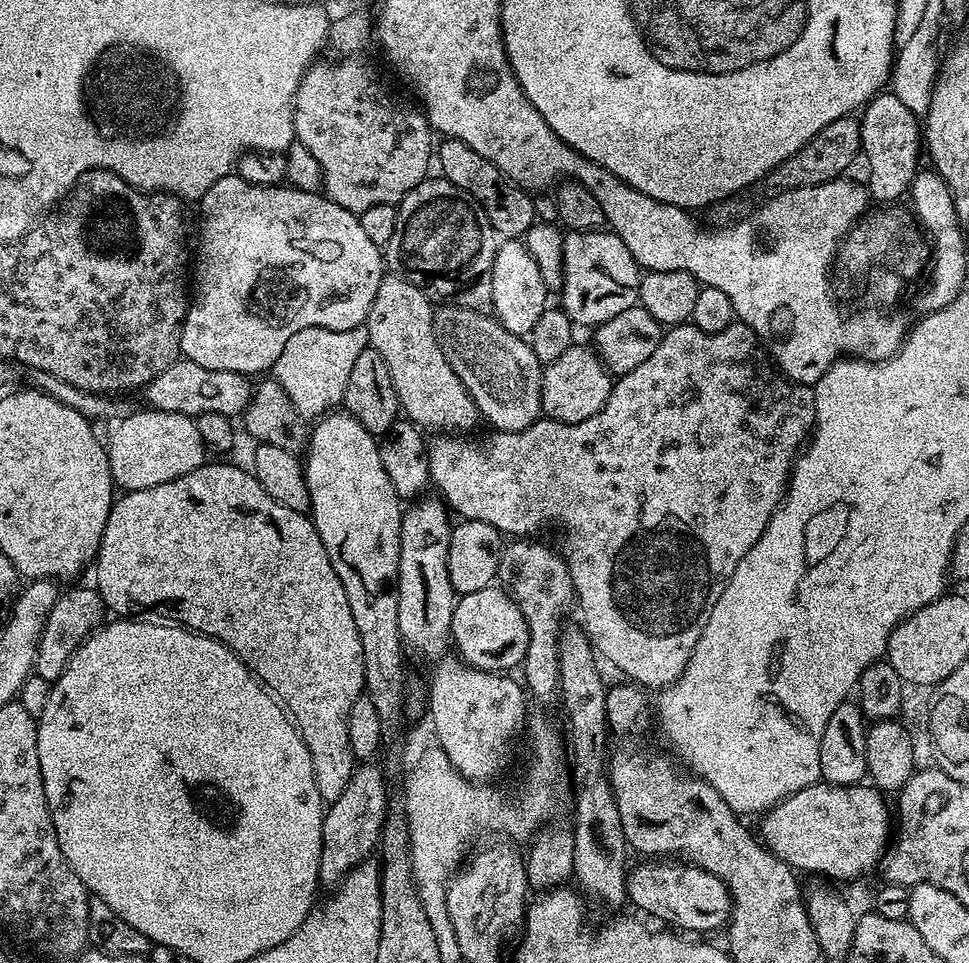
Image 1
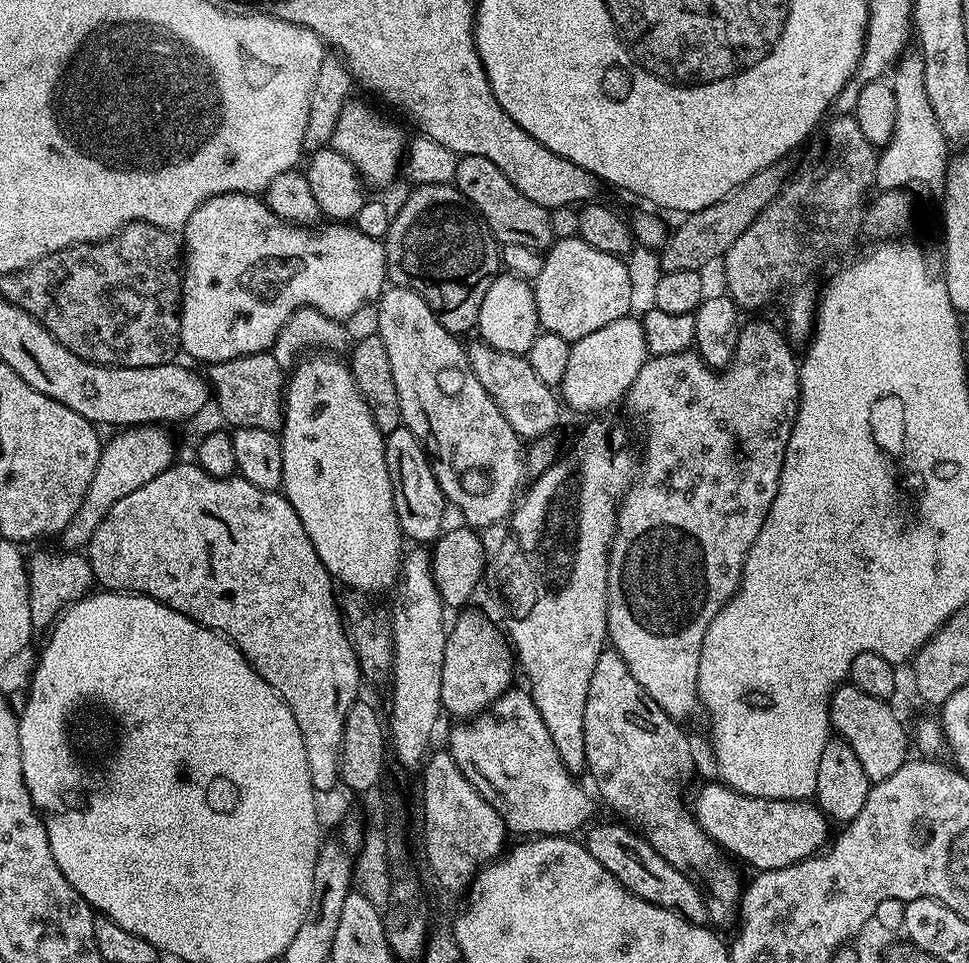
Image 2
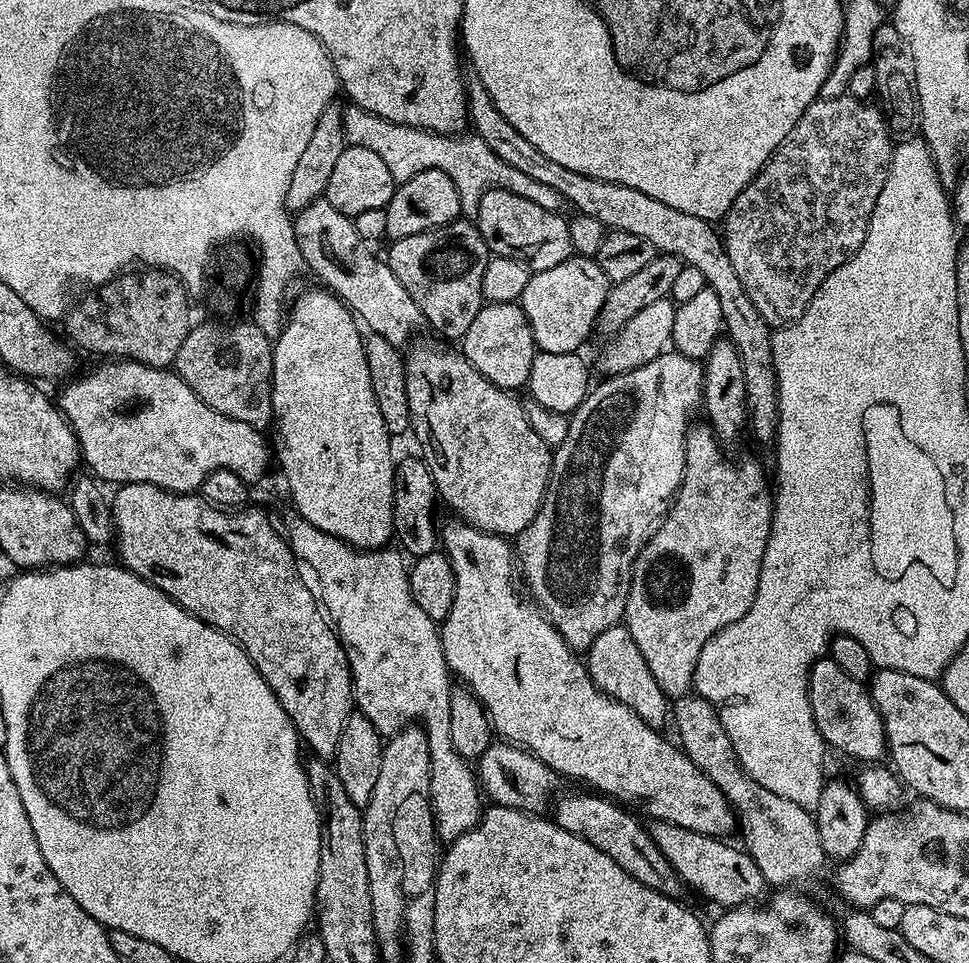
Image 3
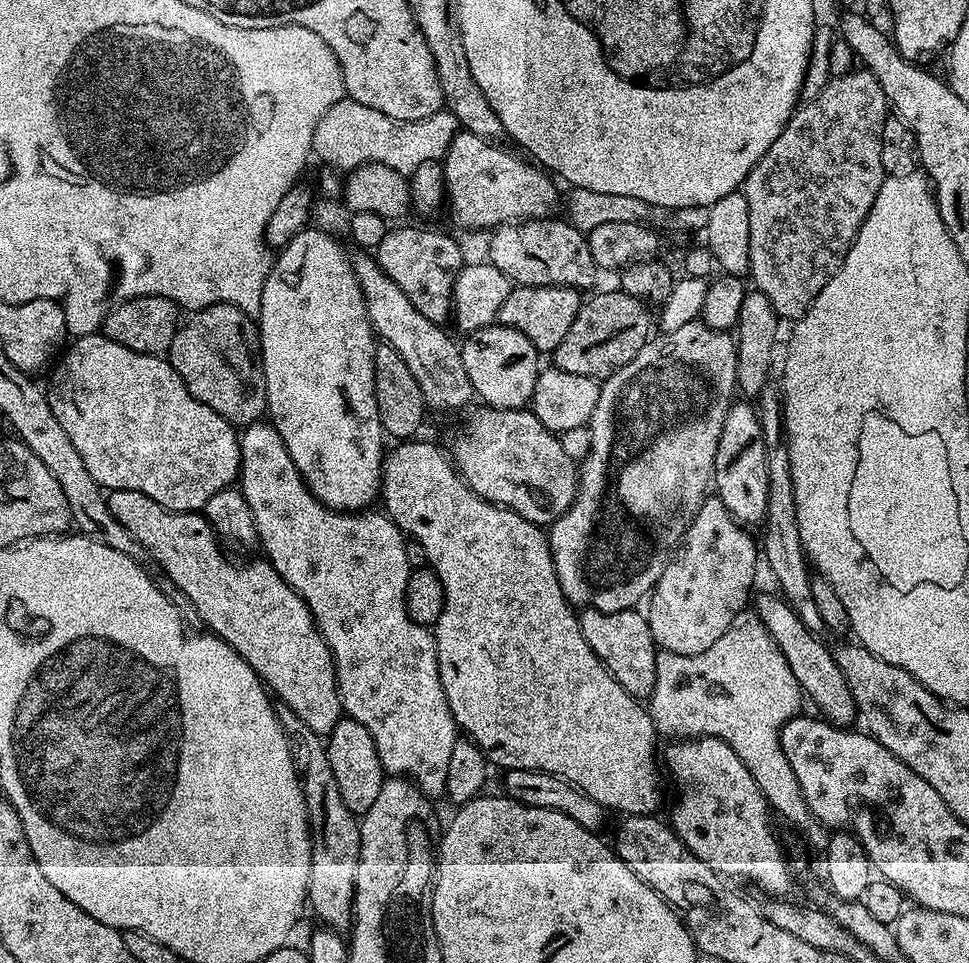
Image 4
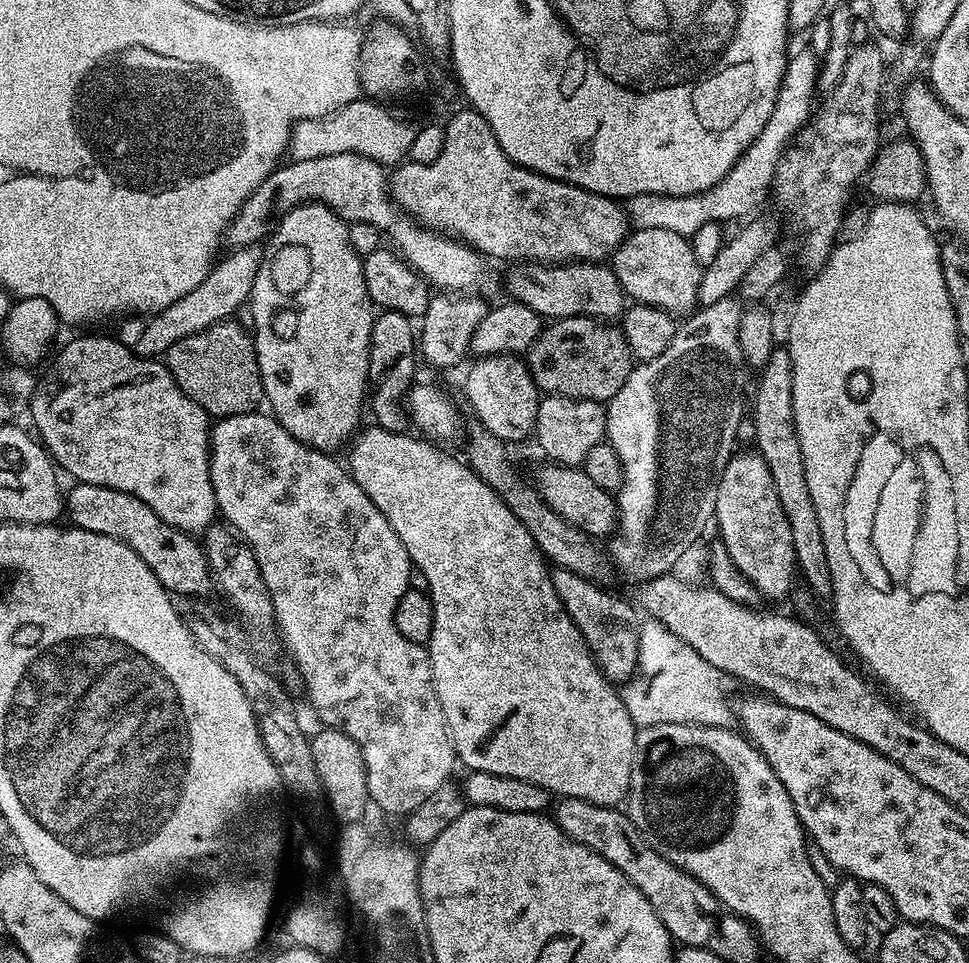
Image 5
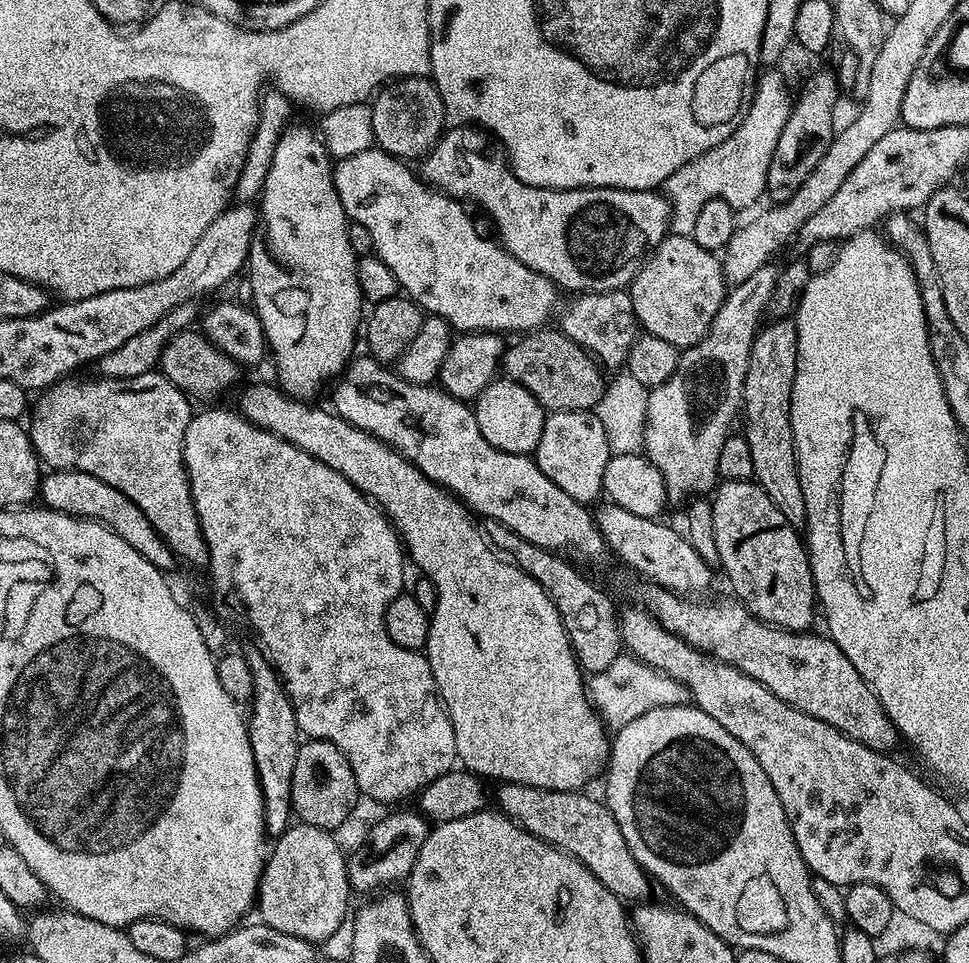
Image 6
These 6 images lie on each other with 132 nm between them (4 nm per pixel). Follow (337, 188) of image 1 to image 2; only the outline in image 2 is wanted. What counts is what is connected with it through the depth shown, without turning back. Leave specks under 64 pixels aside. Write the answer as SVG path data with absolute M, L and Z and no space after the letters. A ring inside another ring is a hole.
M353 99L344 105L342 114L334 126L331 147L338 150L358 170L365 185L384 188L396 175L401 175L406 160L406 139L404 132L392 120L387 120L380 112L375 112L368 104Z

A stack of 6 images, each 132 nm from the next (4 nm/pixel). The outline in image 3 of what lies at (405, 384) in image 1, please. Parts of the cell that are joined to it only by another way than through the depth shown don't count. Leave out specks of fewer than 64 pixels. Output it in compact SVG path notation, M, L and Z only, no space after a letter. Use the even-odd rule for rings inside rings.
M413 343L407 349L404 356L406 398L410 398L410 414L412 415L410 432L411 435L416 435L416 440L420 443L421 450L424 451L422 460L427 464L432 480L436 484L437 497L441 501L445 500L456 511L453 513L465 524L472 524L475 528L480 528L484 532L493 532L495 536L505 538L519 536L522 530L526 530L526 526L530 526L530 522L534 522L534 518L542 506L542 498L546 494L546 486L552 473L553 449L549 448L546 442L542 442L542 438L538 438L538 434L534 434L534 426L530 426L530 422L524 413L524 404L521 401L516 401L512 397L515 395L511 391L499 388L497 384L492 384L482 374L478 374L478 370L474 370L474 366L465 358L463 351L443 352L436 344L415 344Z

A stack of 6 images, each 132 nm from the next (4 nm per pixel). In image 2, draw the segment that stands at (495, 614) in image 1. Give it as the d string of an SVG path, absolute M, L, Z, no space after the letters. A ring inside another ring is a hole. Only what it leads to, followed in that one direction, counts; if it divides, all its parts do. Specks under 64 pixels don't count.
M480 612L459 613L456 621L451 621L448 628L448 641L446 642L446 658L442 658L442 702L441 709L448 712L456 722L470 720L474 716L481 716L491 708L493 702L513 687L512 668L514 672L514 652L506 643L505 637Z

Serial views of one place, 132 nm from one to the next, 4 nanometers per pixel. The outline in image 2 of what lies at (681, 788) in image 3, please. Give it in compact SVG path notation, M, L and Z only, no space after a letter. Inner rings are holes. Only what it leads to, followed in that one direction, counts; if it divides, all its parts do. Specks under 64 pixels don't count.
M723 782L704 784L696 792L696 797L690 800L693 816L698 826L720 848L723 848L729 857L737 861L745 860L752 870L765 872L778 870L791 864L797 864L808 856L817 855L829 843L828 827L830 821L811 799L806 800L775 800L774 798L758 798L735 792Z

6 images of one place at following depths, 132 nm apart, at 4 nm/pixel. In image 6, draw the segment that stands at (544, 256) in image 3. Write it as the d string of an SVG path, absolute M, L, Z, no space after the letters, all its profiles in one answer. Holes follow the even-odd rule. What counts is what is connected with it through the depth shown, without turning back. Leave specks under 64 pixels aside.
M624 290L585 292L577 295L575 300L576 305L569 310L568 316L560 320L559 327L564 335L592 353L605 369L619 369L627 361L628 352L638 335L638 321L634 314L631 295Z

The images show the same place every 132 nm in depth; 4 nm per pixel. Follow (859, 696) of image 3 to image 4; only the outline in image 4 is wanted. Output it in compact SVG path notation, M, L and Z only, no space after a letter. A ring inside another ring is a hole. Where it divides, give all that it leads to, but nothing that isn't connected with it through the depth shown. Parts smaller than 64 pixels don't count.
M764 592L760 597L755 597L755 619L772 635L772 641L778 646L782 658L786 658L788 672L794 674L797 689L805 697L808 695L812 699L813 706L817 708L815 711L829 724L836 728L855 725L852 723L857 723L858 717L854 694L850 694L850 686L846 686L846 678L842 678L842 670L838 670L838 662L832 656L832 648L824 645L816 637L817 633L800 621L798 614L794 614L794 610L784 601L783 596L772 592Z

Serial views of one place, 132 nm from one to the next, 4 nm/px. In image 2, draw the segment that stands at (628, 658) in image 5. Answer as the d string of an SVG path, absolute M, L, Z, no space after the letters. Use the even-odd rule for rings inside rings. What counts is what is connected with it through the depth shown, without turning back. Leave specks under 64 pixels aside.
M606 650L598 658L598 663L594 665L594 674L590 674L590 690L586 690L586 706L584 707L584 745L586 746L586 765L587 775L592 775L592 780L596 783L595 791L608 799L608 804L617 812L625 821L637 820L641 824L642 835L645 840L650 842L650 846L658 854L662 854L662 858L666 858L666 862L670 862L680 872L685 872L688 876L695 878L706 889L706 899L708 902L708 920L713 925L728 924L731 925L737 919L738 909L740 907L740 894L742 891L742 880L740 884L740 876L736 873L737 865L726 855L723 848L720 848L715 842L709 838L704 831L698 826L696 817L692 814L692 809L683 800L684 787L692 780L692 771L696 768L696 756L692 753L692 744L688 741L688 736L683 732L681 725L674 719L670 718L670 714L666 714L666 710L662 710L662 706L658 706L658 702L654 702L654 698L650 698L650 694L646 694L646 690L642 690L642 686L638 686L638 678L634 678L634 674L630 674L630 666L626 666L626 662L614 650Z

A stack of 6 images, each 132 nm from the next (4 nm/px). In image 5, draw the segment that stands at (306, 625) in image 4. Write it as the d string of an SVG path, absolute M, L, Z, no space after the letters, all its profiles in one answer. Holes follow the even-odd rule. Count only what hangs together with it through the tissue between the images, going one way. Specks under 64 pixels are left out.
M79 482L71 486L73 488L69 492L67 489L66 492L66 516L72 519L69 521L77 528L109 536L130 546L130 550L134 550L134 554L138 554L138 558L142 558L142 562L150 566L158 582L162 582L169 594L175 594L177 597L200 596L208 587L213 587L214 581L208 571L208 559L204 557L201 541L195 535L162 522L162 518L158 518L158 514L154 514L154 510L150 510L146 502L134 498L134 494L126 494L110 486Z

